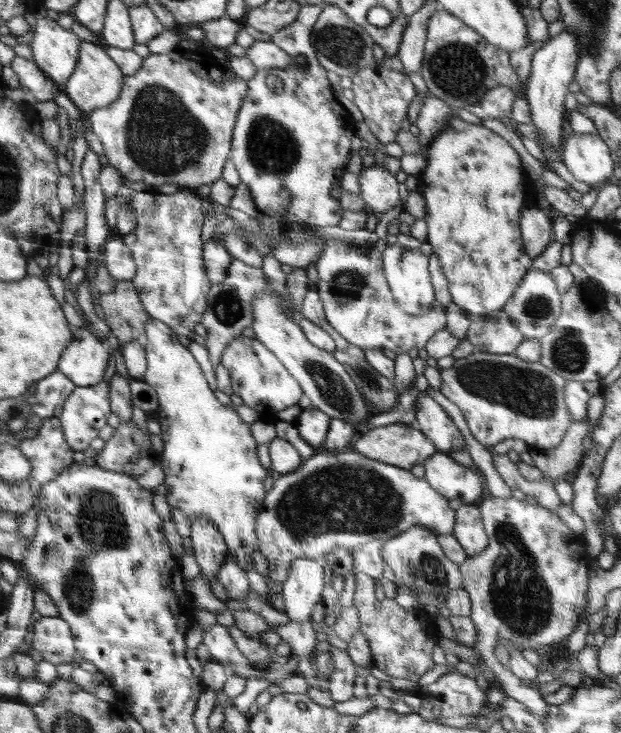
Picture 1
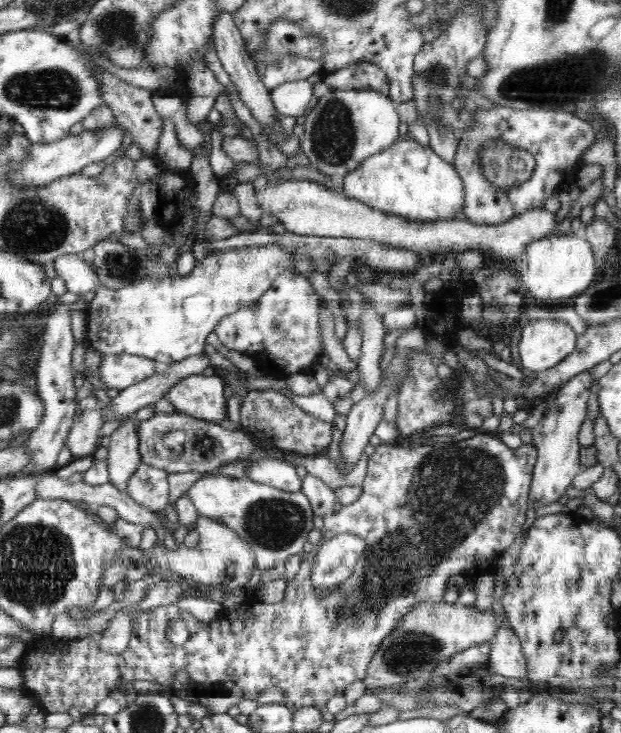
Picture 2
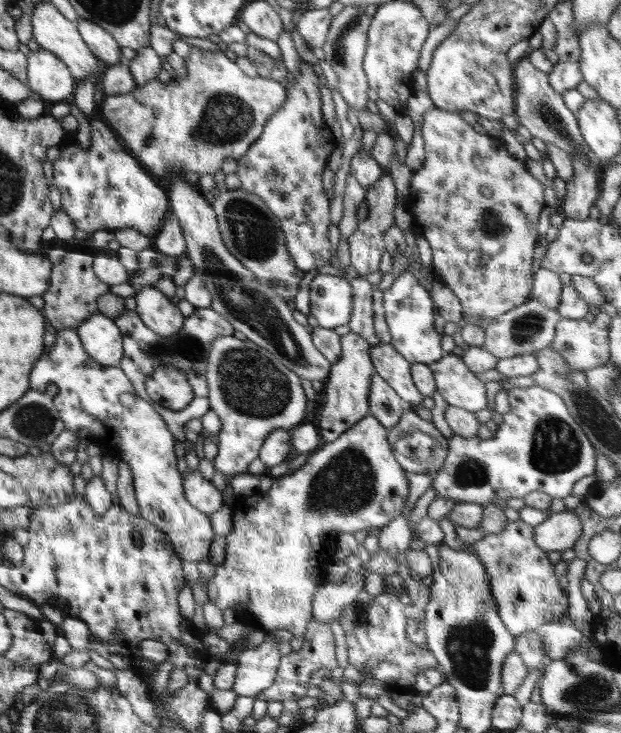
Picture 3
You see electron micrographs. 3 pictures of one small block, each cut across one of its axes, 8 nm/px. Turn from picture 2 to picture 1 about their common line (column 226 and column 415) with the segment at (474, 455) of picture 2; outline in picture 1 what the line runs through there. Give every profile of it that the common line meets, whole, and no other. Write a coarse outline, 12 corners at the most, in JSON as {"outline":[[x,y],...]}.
{"outline":[[356,575],[372,665],[418,681],[435,664],[432,611],[378,600]]}

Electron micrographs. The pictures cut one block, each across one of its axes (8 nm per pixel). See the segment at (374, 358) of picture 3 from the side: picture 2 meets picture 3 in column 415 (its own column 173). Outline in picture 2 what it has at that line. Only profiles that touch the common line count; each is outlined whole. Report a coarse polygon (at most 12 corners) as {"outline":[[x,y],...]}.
{"outline":[[190,375],[165,396],[176,411],[218,423],[226,418],[225,379]]}

